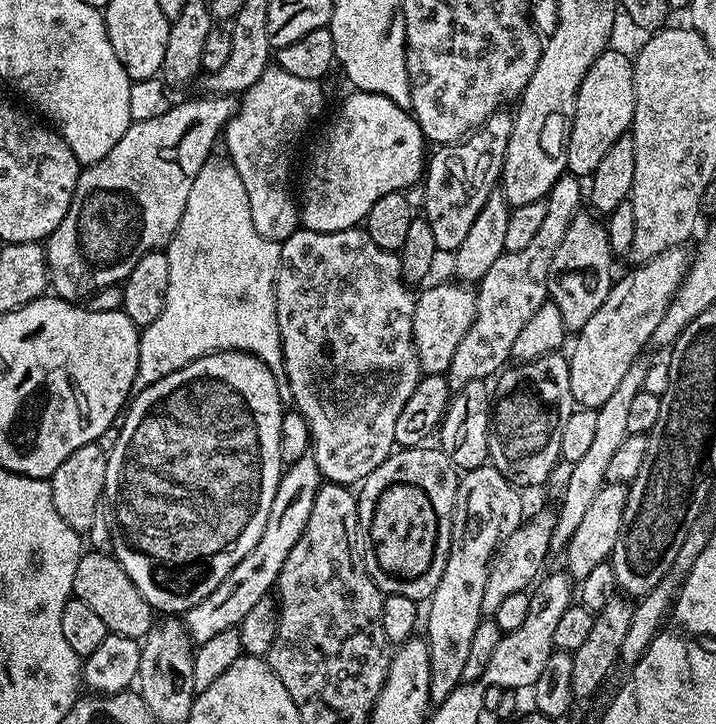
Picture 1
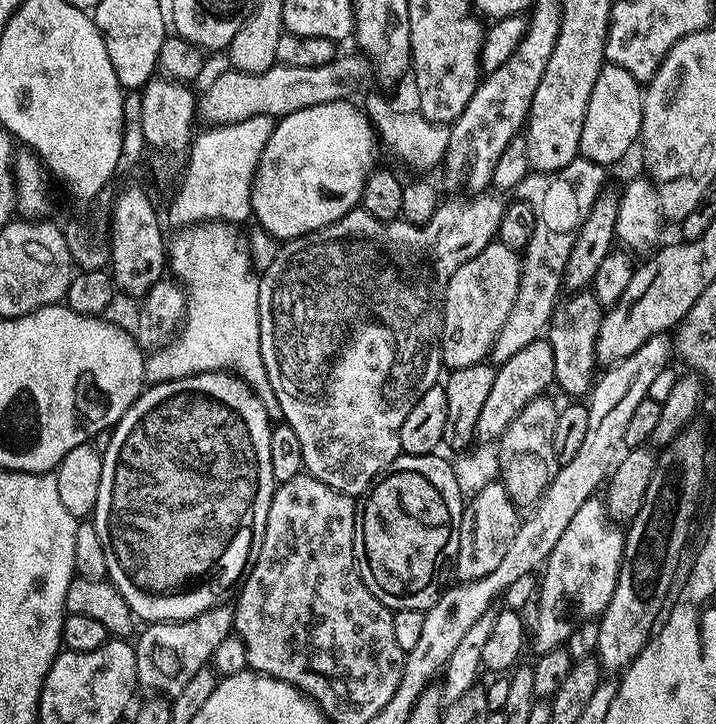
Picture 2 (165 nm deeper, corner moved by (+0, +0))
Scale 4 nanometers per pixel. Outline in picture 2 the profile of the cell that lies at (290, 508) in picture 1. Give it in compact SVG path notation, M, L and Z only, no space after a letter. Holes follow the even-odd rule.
M222 603L189 620L152 622L145 628L148 629L141 634L140 641L134 644L138 662L136 683L141 689L149 688L149 693L171 698L182 694L186 682L206 667L222 638L233 635L234 612L227 603Z

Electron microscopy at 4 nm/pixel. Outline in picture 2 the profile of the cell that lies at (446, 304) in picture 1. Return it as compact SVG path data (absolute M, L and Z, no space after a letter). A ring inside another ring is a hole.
M493 242L454 270L444 291L444 325L440 327L440 362L445 369L474 366L489 359L498 330L510 318L518 298L521 259L517 249Z

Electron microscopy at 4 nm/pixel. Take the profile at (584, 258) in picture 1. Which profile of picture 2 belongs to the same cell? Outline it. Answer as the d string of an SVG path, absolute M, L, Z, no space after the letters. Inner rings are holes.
M576 290L565 295L552 312L546 338L554 350L554 384L568 398L587 397L597 379L596 343L604 313L605 309L601 308L598 298L590 290Z

